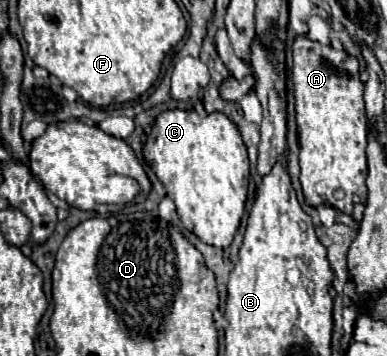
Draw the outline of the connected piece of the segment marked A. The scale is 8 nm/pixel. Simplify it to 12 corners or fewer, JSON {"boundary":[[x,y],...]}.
{"boundary":[[298,35],[292,83],[308,205],[366,199],[358,59]]}

